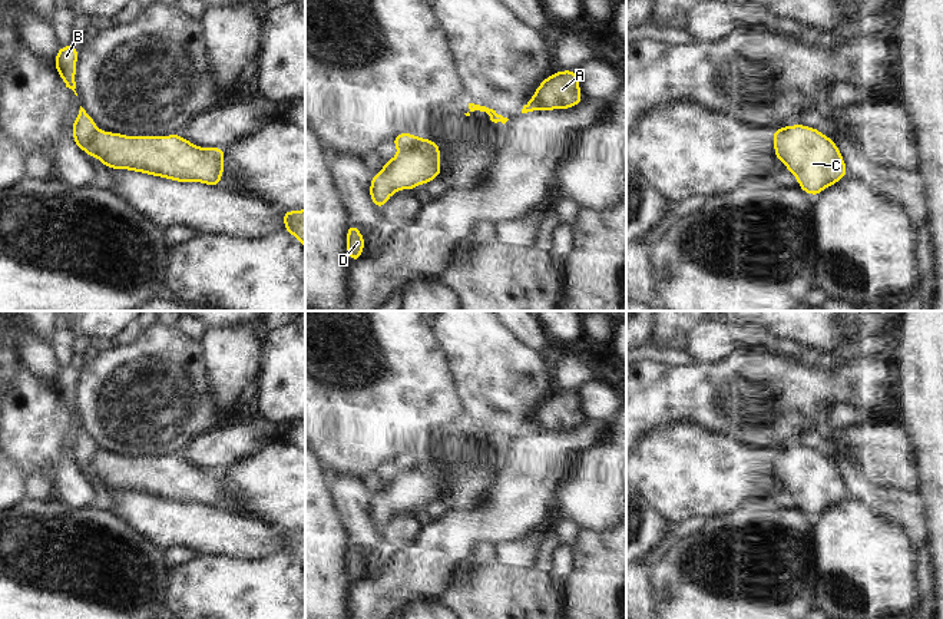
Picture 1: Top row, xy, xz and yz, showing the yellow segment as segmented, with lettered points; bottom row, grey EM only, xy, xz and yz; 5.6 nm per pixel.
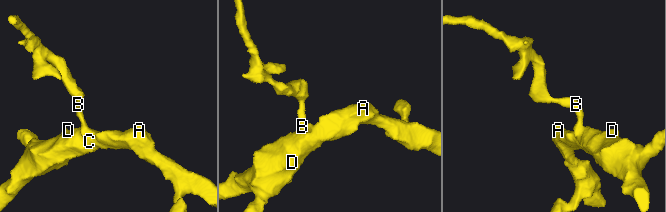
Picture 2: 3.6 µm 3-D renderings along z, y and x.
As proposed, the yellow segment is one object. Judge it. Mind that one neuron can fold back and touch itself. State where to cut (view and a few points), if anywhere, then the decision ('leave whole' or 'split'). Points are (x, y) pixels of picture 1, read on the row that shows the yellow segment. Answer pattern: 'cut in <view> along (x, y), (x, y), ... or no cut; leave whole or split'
cut in xz along (419, 138), (413, 146), (399, 151); split

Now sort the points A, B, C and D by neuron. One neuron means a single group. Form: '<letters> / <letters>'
A C D / B

